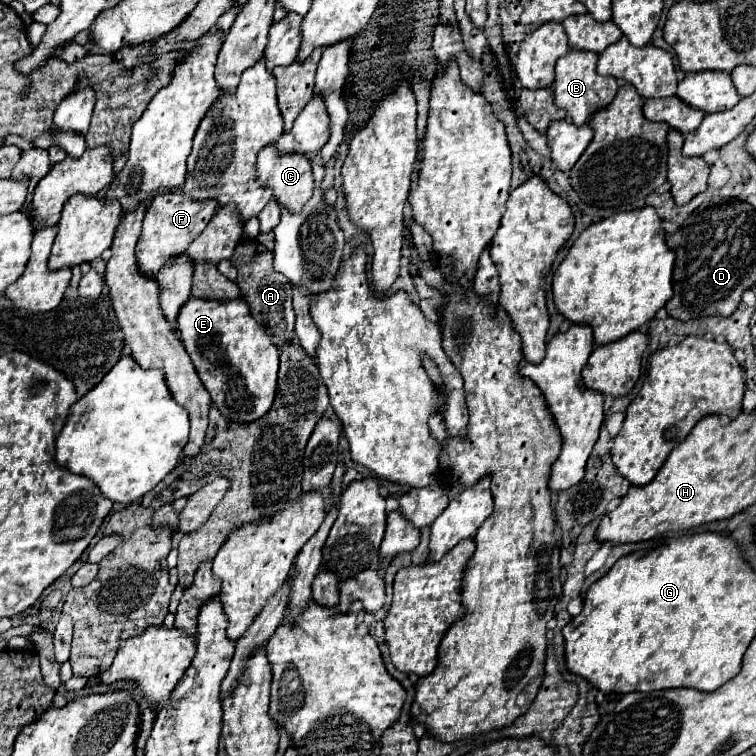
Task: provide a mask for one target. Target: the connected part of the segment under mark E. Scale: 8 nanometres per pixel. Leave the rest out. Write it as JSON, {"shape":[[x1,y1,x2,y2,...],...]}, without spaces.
{"shape":[[189,299,177,319,177,329,199,379,221,415,231,421,251,423,271,409,277,389,279,353,265,327,253,319,245,299]]}

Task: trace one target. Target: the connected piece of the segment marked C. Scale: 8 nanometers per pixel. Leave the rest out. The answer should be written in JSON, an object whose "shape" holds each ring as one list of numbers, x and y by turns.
{"shape":[[277,145,263,147,257,157,259,181,273,189,281,207,297,213,313,195,311,161,303,155,277,155]]}

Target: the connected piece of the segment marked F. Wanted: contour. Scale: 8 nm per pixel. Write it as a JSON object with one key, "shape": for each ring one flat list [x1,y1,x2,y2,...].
{"shape":[[181,189,157,195,157,199,153,199,151,207,147,209,147,215,143,219,143,233,137,243,137,263,141,273,147,277,157,277,159,269,165,263,187,251,191,241,207,227,215,211,217,211,215,203,189,199,189,195,185,195]]}

